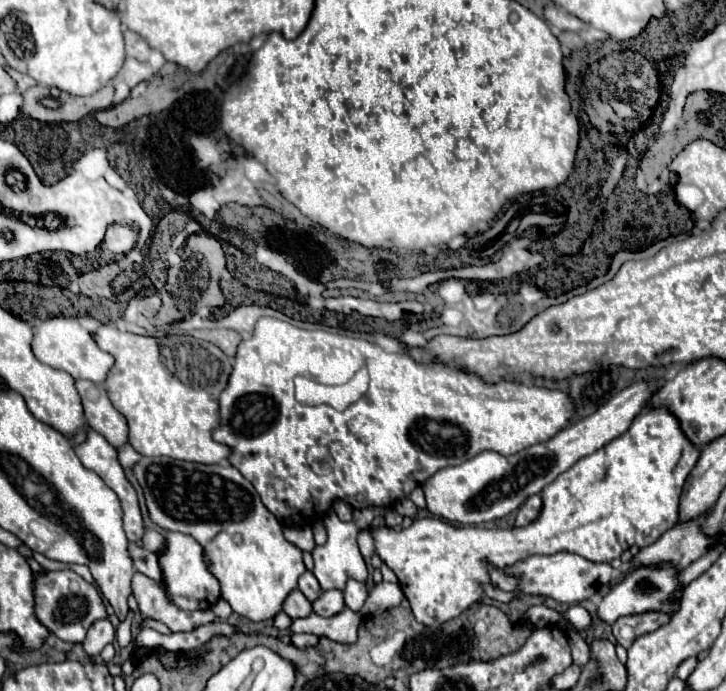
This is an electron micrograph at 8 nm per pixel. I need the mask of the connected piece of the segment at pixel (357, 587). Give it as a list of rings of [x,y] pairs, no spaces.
[[[349,579],[347,581],[347,587],[343,591],[343,597],[345,597],[345,607],[349,607],[351,611],[359,611],[367,599],[367,587],[365,583],[359,583],[355,579]]]

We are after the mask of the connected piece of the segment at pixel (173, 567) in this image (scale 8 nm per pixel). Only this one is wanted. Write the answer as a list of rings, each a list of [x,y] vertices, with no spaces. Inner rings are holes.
[[[169,531],[165,535],[165,547],[159,553],[159,569],[163,575],[163,583],[173,603],[183,611],[195,609],[211,609],[219,599],[219,581],[207,571],[207,563],[203,563],[203,547],[195,543],[189,535]]]

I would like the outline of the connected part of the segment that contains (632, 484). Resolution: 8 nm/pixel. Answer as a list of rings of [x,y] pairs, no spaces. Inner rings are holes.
[[[643,409],[635,419],[633,419],[633,427],[629,427],[623,435],[615,437],[611,443],[607,443],[605,447],[601,447],[599,451],[579,459],[571,469],[567,469],[565,473],[561,473],[553,483],[549,483],[545,489],[543,489],[543,509],[539,513],[539,517],[529,523],[527,527],[521,527],[521,529],[481,529],[481,527],[455,527],[443,519],[435,519],[435,517],[419,517],[419,519],[413,519],[413,525],[409,529],[401,529],[401,531],[395,531],[391,527],[381,527],[381,529],[363,529],[359,533],[359,549],[363,553],[363,557],[371,557],[373,553],[377,553],[391,569],[393,573],[397,575],[399,583],[401,583],[401,589],[405,593],[405,597],[409,599],[411,603],[411,609],[415,613],[415,619],[427,627],[441,627],[447,619],[453,619],[457,615],[461,615],[469,605],[473,605],[475,601],[479,601],[483,597],[483,585],[487,585],[491,579],[489,579],[489,565],[495,567],[495,569],[503,569],[511,563],[517,563],[519,559],[527,559],[527,555],[553,555],[557,551],[567,551],[567,553],[577,553],[581,557],[585,557],[587,561],[601,561],[601,563],[611,563],[615,557],[621,557],[623,551],[627,551],[629,547],[637,545],[637,547],[649,547],[651,543],[655,543],[659,539],[659,535],[663,535],[663,531],[671,529],[675,523],[677,523],[677,509],[679,509],[679,495],[683,491],[683,483],[689,475],[689,471],[695,467],[697,459],[699,459],[699,449],[683,435],[683,431],[679,431],[679,423],[675,423],[675,417],[667,411],[667,409]]]

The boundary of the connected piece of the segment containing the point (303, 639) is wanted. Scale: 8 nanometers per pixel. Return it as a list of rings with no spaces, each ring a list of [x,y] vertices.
[[[299,633],[299,635],[291,635],[291,643],[299,649],[305,649],[305,647],[313,647],[319,643],[319,635],[313,635],[313,633]]]

